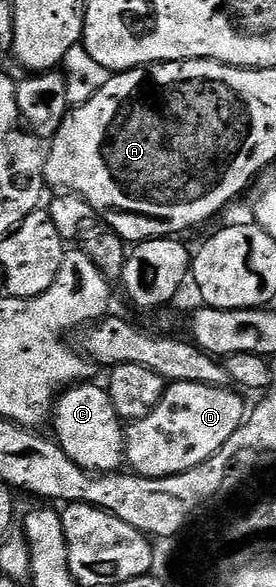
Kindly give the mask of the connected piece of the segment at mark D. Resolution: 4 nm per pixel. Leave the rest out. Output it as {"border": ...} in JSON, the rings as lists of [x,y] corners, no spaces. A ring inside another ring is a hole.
{"border":[[[170,382],[166,385],[166,392],[160,398],[156,410],[144,418],[127,423],[124,428],[124,460],[129,471],[136,476],[148,479],[166,479],[169,476],[180,475],[184,471],[200,466],[206,459],[214,455],[248,415],[248,405],[237,396],[237,391],[229,387],[217,388],[211,384],[197,384],[196,382]]]}

